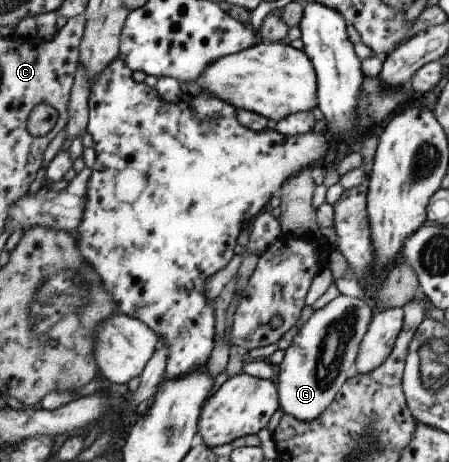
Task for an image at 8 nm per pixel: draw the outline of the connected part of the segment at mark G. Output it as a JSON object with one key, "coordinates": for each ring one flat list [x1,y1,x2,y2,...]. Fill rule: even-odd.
{"coordinates":[[340,294,299,328,283,362,276,366,279,406,286,414,299,422,313,422,331,406,343,383,357,375,355,358,374,313,364,300]]}

